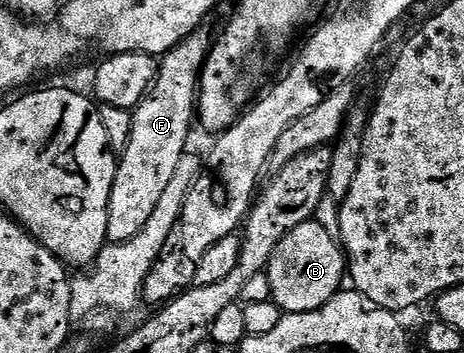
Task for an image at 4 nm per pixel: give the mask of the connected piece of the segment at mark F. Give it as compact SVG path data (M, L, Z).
M206 27L198 28L184 42L178 44L168 54L161 56L154 86L142 99L140 105L131 112L132 133L129 134L129 143L121 152L117 162L117 175L112 181L112 197L108 201L106 238L110 243L132 241L132 237L136 237L136 233L140 233L140 229L148 225L153 211L156 210L156 205L160 202L160 196L163 195L164 189L168 189L172 176L176 173L176 167L187 152L186 143L190 135L190 123L192 127L196 115L198 73L206 59L207 52L210 51L212 42L212 33L210 35L207 29Z

